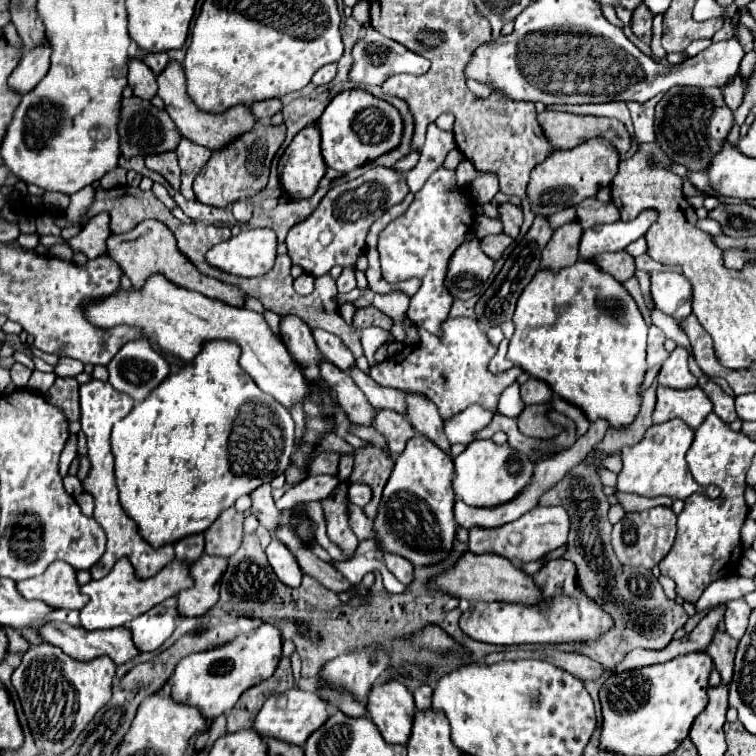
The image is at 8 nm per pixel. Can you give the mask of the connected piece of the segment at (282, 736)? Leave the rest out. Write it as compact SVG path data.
M291 688L289 692L283 692L283 694L273 694L269 696L269 700L265 702L265 706L261 708L261 712L257 714L257 720L255 720L255 730L263 736L263 738L269 738L269 736L277 736L279 740L285 740L289 744L295 744L295 746L303 746L305 740L315 732L319 730L327 718L331 716L331 708L325 700L319 698L319 694L315 692L305 692L305 690L299 690L299 688Z

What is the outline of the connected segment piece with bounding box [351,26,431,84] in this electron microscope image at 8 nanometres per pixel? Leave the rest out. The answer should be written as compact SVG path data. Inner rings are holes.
M371 26L365 28L365 38L355 44L353 58L355 58L355 64L353 64L351 80L365 82L365 84L383 84L389 76L401 74L401 72L407 72L407 74L425 74L429 70L429 66L431 66L429 60L425 60L423 56L407 50L403 44L381 36Z

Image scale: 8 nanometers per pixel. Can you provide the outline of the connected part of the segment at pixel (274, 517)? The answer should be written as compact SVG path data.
M263 484L261 488L257 488L253 494L253 506L251 506L251 514L261 522L261 526L265 526L269 532L275 532L283 520L281 520L281 512L275 508L275 502L271 498L271 486Z

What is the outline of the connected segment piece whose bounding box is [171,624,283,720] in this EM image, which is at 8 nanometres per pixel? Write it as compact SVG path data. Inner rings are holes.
M261 624L257 630L239 634L225 644L195 652L177 664L171 696L199 708L207 720L215 720L219 714L229 712L247 688L273 676L281 660L281 644L281 632L273 624Z

